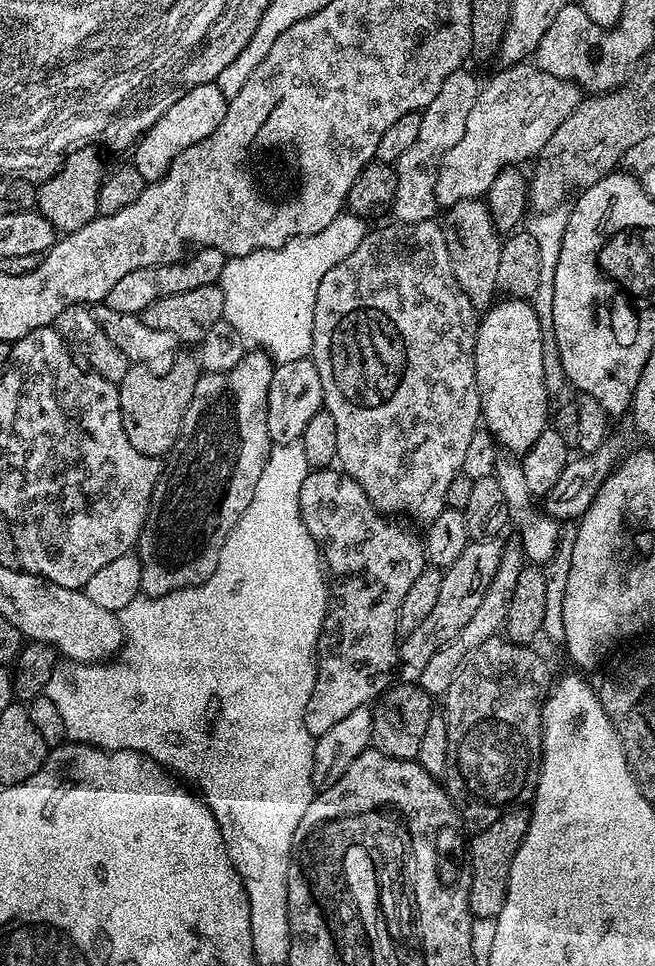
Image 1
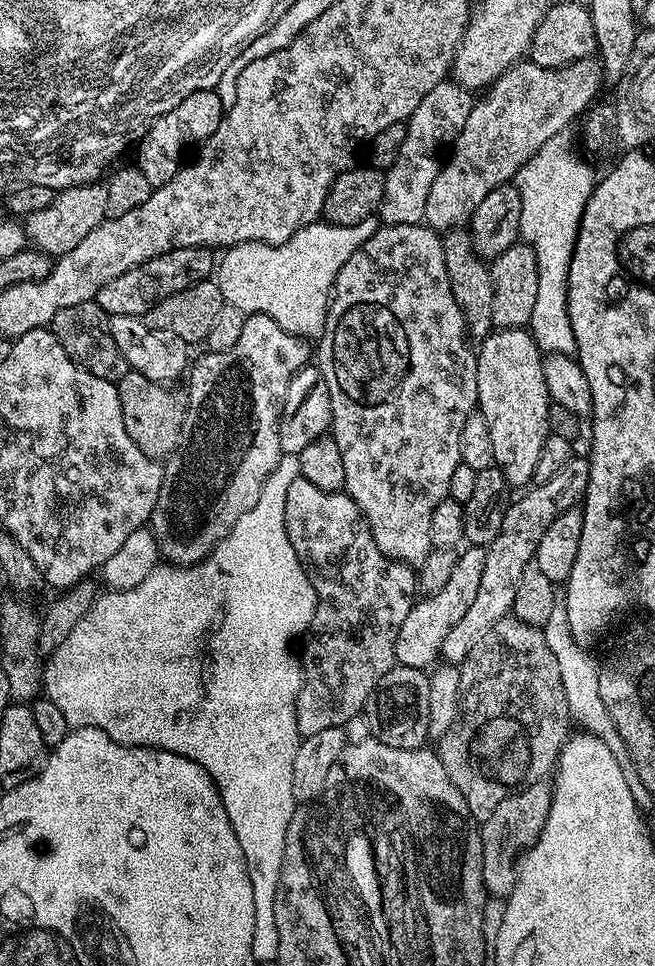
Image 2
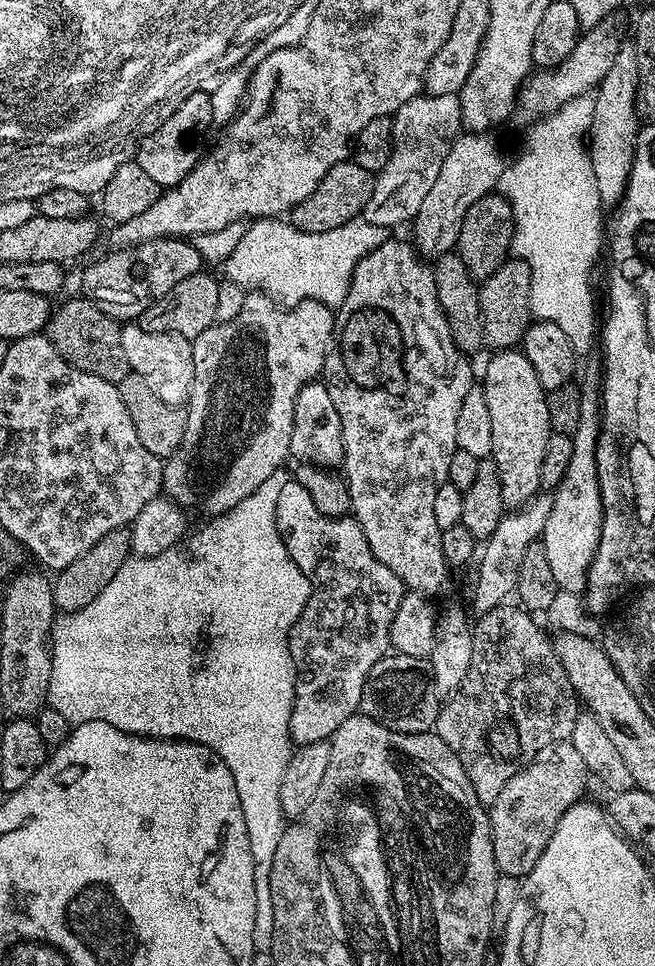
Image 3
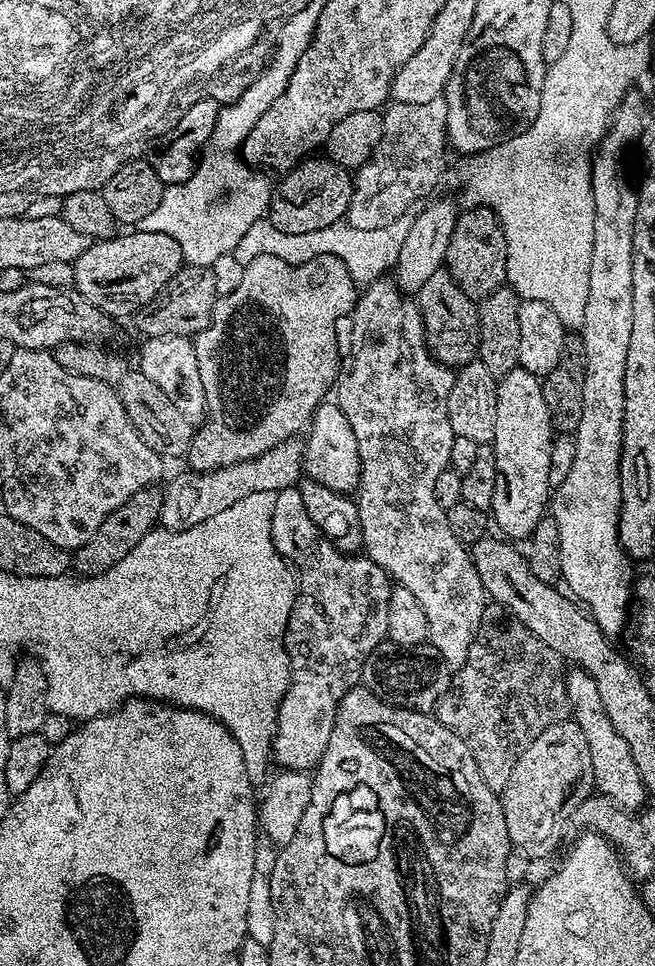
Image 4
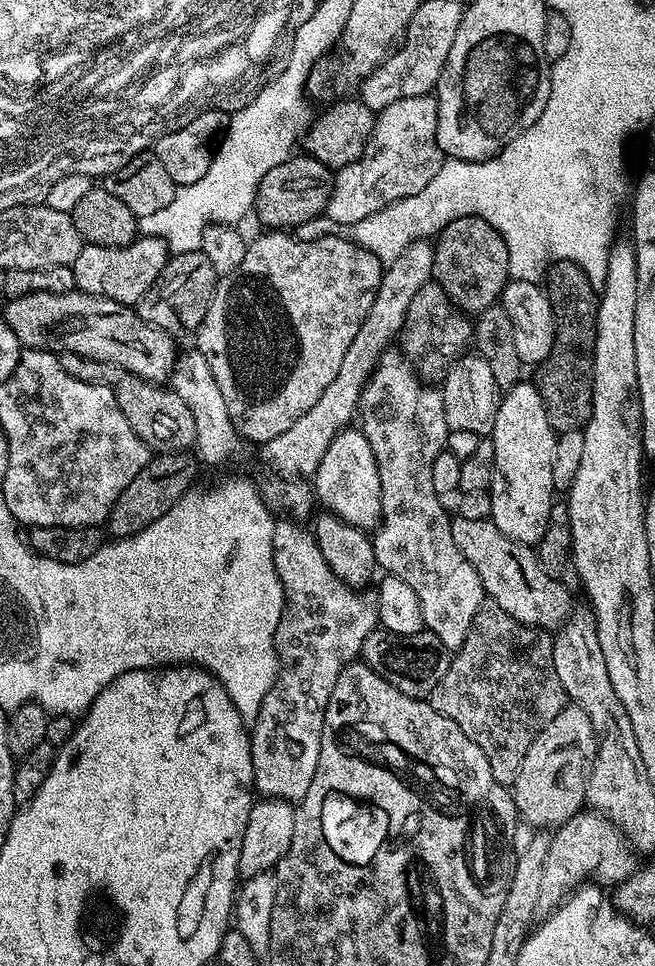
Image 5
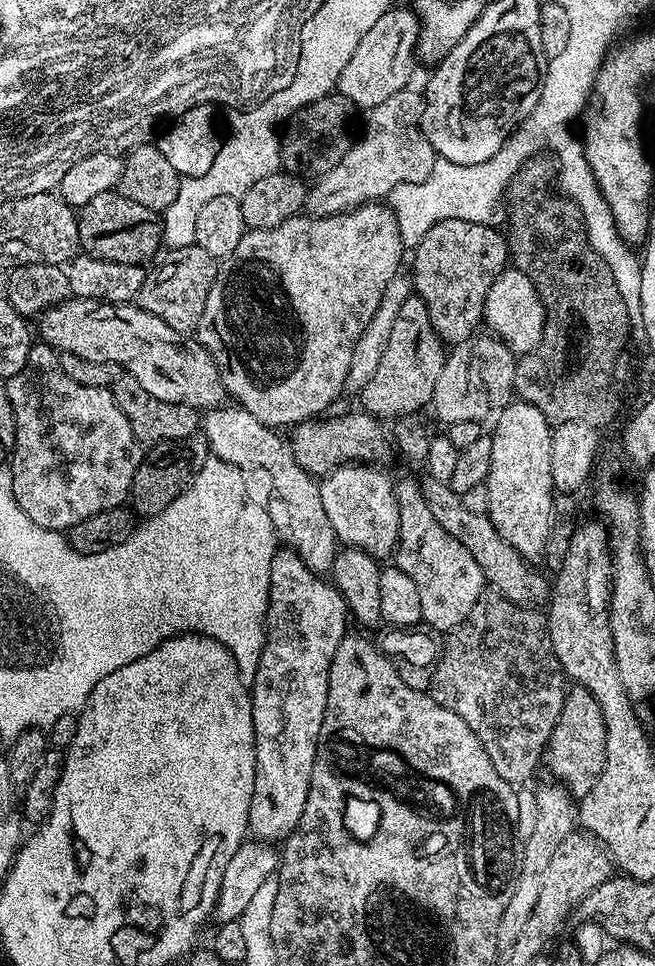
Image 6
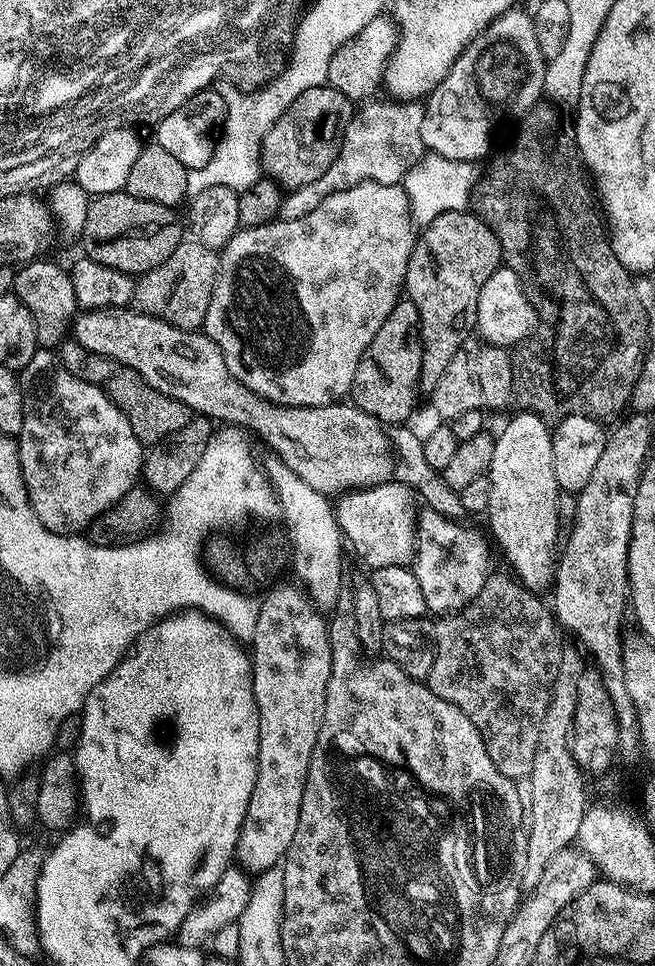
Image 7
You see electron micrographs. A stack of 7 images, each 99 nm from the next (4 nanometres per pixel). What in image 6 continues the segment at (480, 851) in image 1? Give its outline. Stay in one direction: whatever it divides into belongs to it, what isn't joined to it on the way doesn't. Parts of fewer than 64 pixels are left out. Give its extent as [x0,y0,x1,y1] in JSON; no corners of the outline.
[546,686,606,798]

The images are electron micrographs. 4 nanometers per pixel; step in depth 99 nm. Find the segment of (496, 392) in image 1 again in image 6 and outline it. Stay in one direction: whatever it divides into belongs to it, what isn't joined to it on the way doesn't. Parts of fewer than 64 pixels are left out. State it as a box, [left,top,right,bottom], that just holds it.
[486,402,553,562]

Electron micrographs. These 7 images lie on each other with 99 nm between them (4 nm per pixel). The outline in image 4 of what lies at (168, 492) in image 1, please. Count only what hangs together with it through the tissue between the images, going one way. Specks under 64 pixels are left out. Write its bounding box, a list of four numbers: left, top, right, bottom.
[186,253,358,472]

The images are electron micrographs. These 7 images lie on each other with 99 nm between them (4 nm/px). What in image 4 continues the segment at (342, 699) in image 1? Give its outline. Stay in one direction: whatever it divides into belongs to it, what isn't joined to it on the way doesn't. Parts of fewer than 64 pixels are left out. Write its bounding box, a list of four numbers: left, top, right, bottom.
[268,487,394,772]

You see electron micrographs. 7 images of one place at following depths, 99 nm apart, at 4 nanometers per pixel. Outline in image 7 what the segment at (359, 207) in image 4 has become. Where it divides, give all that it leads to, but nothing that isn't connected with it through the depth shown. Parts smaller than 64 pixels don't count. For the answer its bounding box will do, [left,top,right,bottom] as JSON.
[279,98,426,220]

